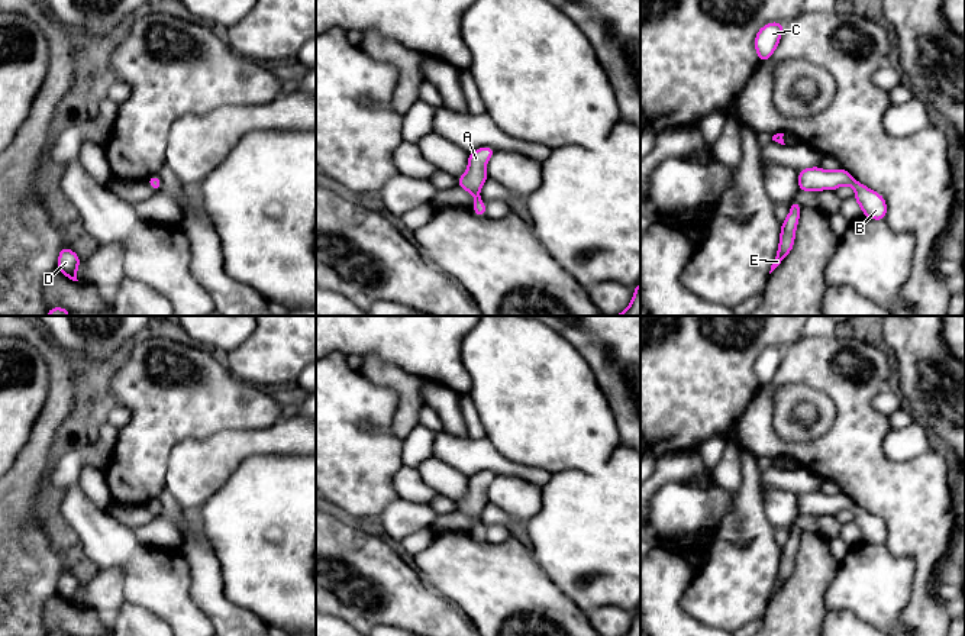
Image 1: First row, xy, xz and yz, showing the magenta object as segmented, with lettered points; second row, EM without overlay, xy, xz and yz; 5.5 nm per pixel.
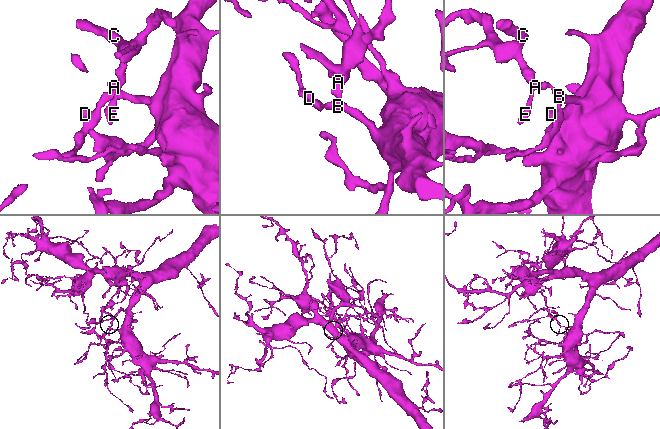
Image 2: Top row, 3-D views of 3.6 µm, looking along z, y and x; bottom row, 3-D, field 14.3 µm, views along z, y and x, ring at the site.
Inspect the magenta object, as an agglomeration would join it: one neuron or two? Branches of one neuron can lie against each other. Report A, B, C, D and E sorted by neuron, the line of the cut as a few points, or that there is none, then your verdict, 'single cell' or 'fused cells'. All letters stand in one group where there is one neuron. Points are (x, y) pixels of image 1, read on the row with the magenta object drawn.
groups A B C D E; cut none; single cell

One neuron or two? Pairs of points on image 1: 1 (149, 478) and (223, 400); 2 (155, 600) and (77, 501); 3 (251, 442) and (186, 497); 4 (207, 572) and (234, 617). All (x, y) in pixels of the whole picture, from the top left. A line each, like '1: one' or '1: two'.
1: one
2: one
3: one
4: one

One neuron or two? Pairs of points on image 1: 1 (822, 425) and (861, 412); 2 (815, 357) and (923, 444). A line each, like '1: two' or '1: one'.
1: two
2: two

